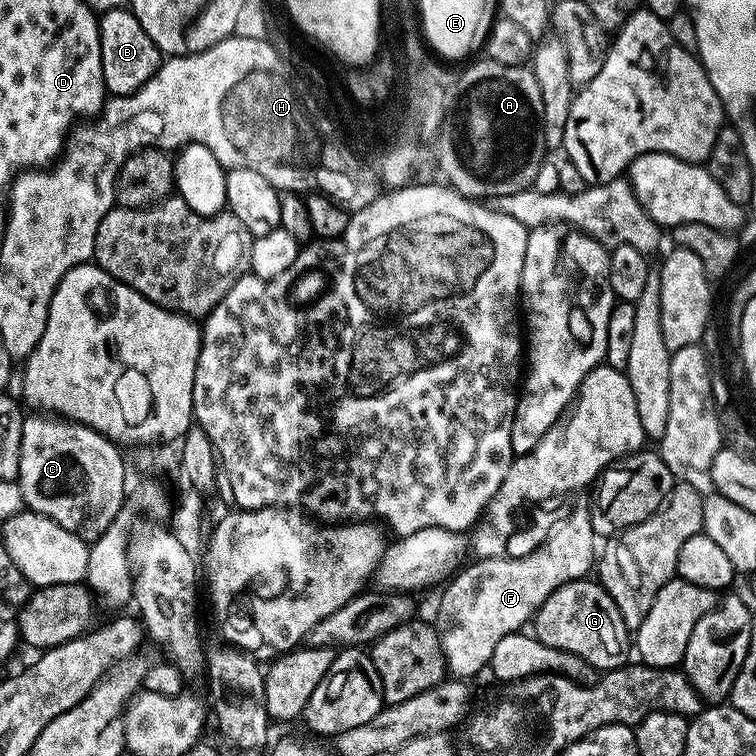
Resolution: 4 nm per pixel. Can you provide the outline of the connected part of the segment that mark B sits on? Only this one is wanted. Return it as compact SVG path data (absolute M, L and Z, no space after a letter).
M127 7L99 13L100 41L102 42L102 74L104 87L112 96L129 96L143 86L162 63L158 46L142 30L142 22Z

